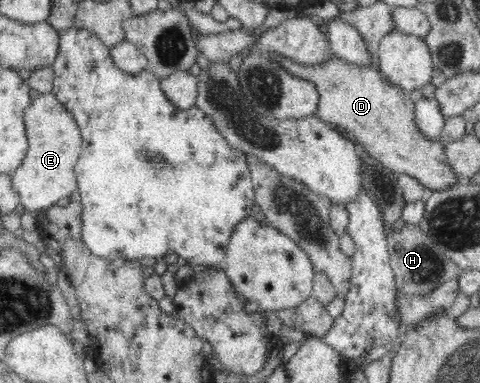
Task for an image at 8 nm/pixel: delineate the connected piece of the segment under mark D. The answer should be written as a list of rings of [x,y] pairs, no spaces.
[[[270,52],[270,57],[295,78],[312,82],[320,96],[316,115],[319,120],[340,132],[346,132],[350,141],[360,144],[371,157],[382,163],[382,167],[396,175],[407,174],[415,178],[429,192],[446,190],[448,186],[463,180],[450,169],[445,147],[440,140],[429,140],[417,126],[415,104],[409,93],[389,84],[375,66],[358,66],[338,57],[324,60],[322,64],[310,65],[296,63],[276,52]]]

